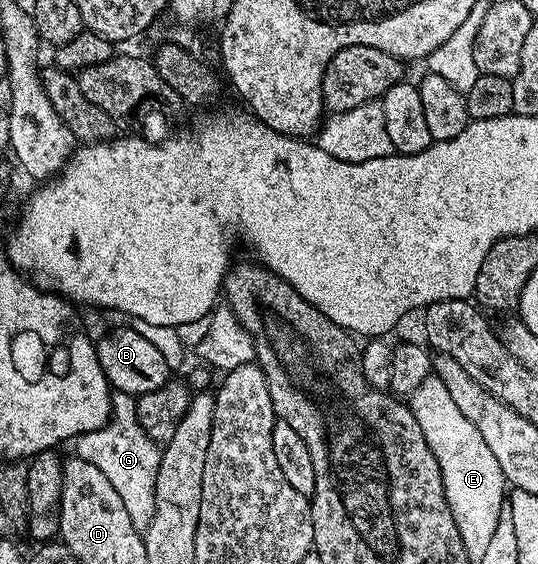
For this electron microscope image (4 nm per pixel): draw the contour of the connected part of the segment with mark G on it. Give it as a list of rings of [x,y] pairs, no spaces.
[[[122,391],[110,396],[112,419],[98,430],[91,430],[78,436],[75,441],[78,458],[89,460],[115,488],[130,514],[131,523],[139,532],[144,532],[150,524],[155,509],[154,485],[160,463],[158,444],[152,442],[140,427],[136,417],[136,398]]]

